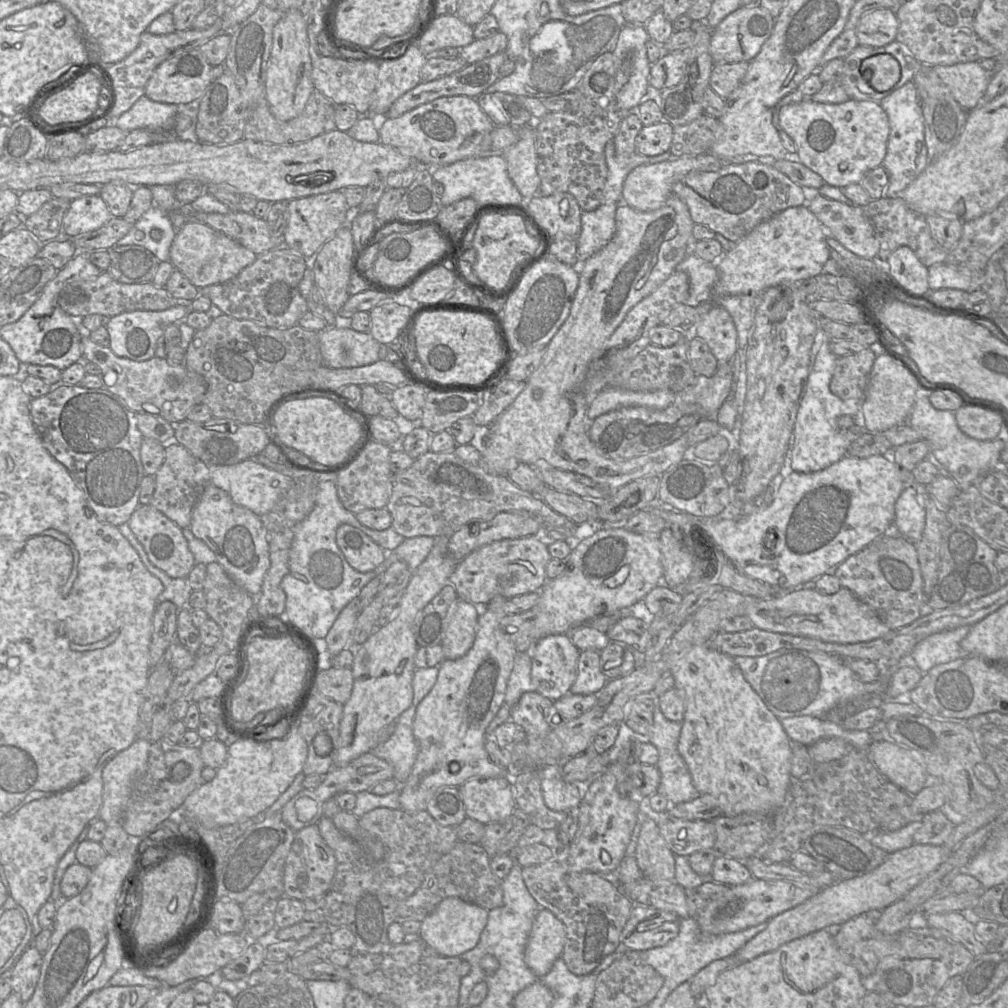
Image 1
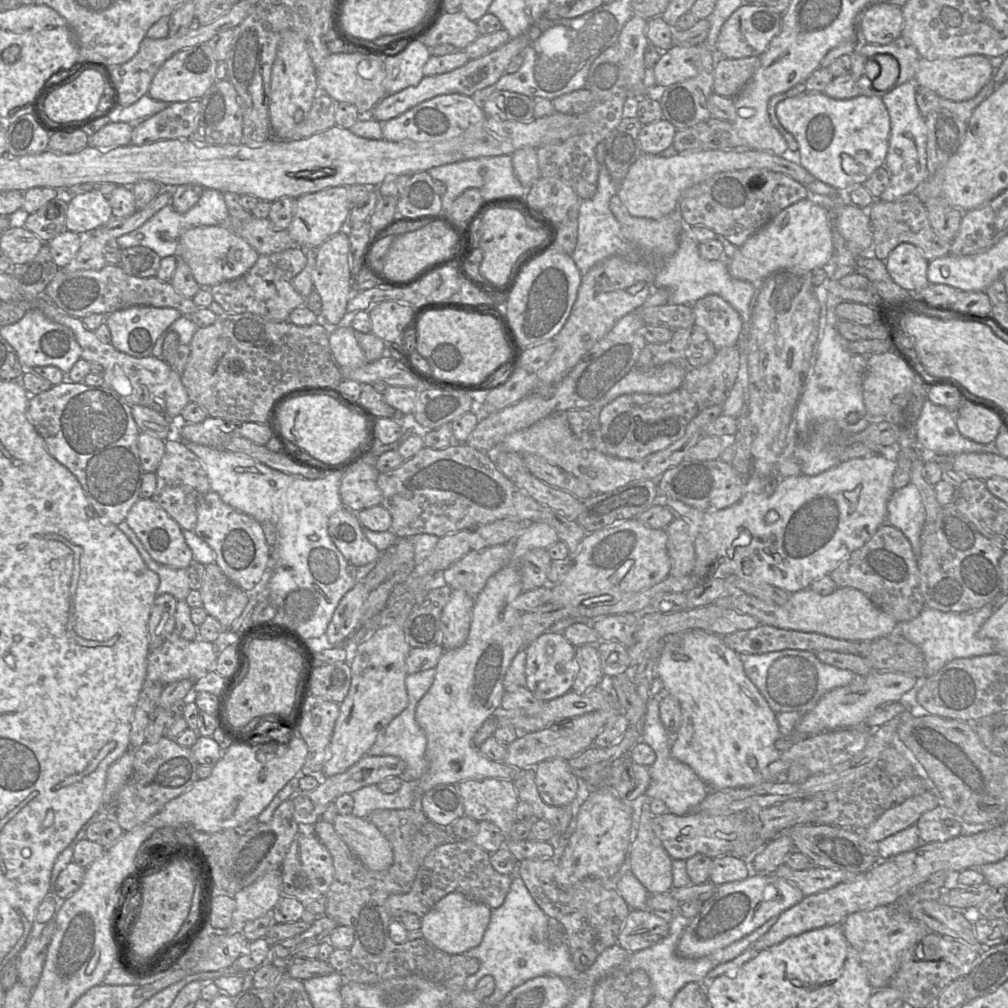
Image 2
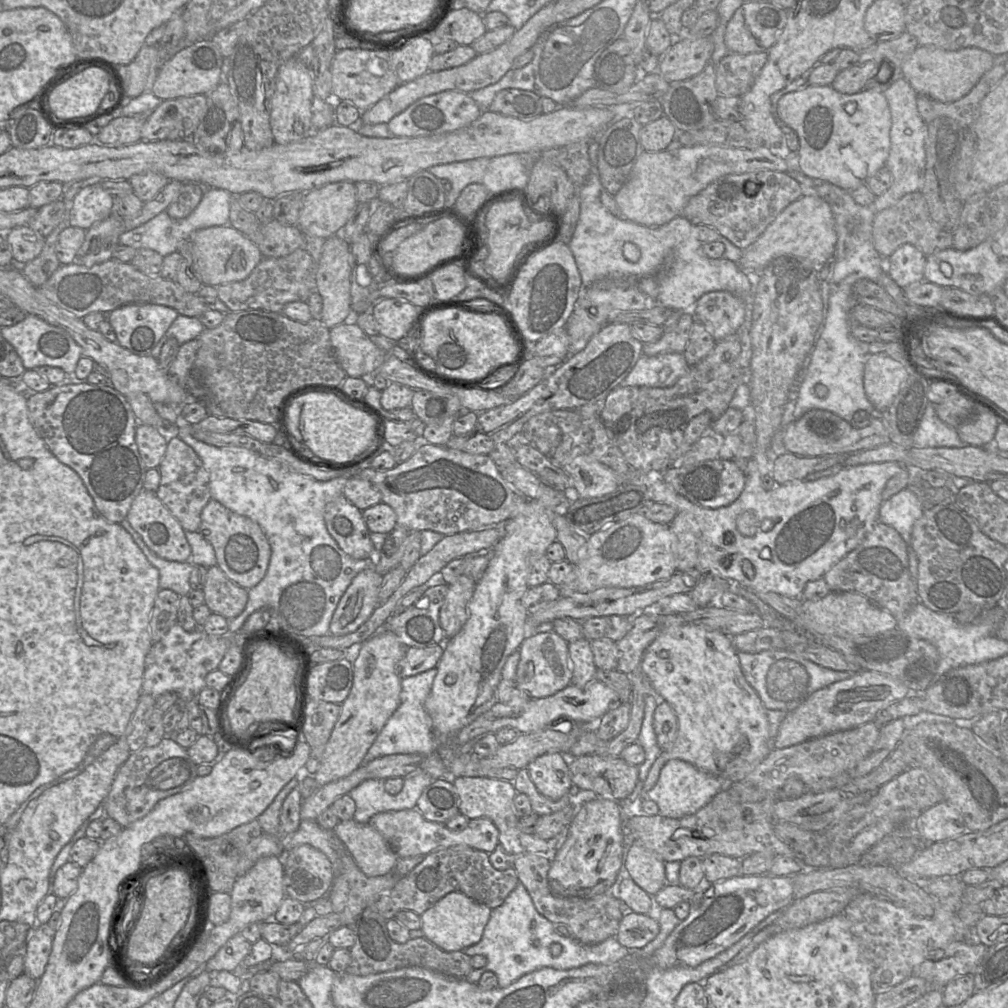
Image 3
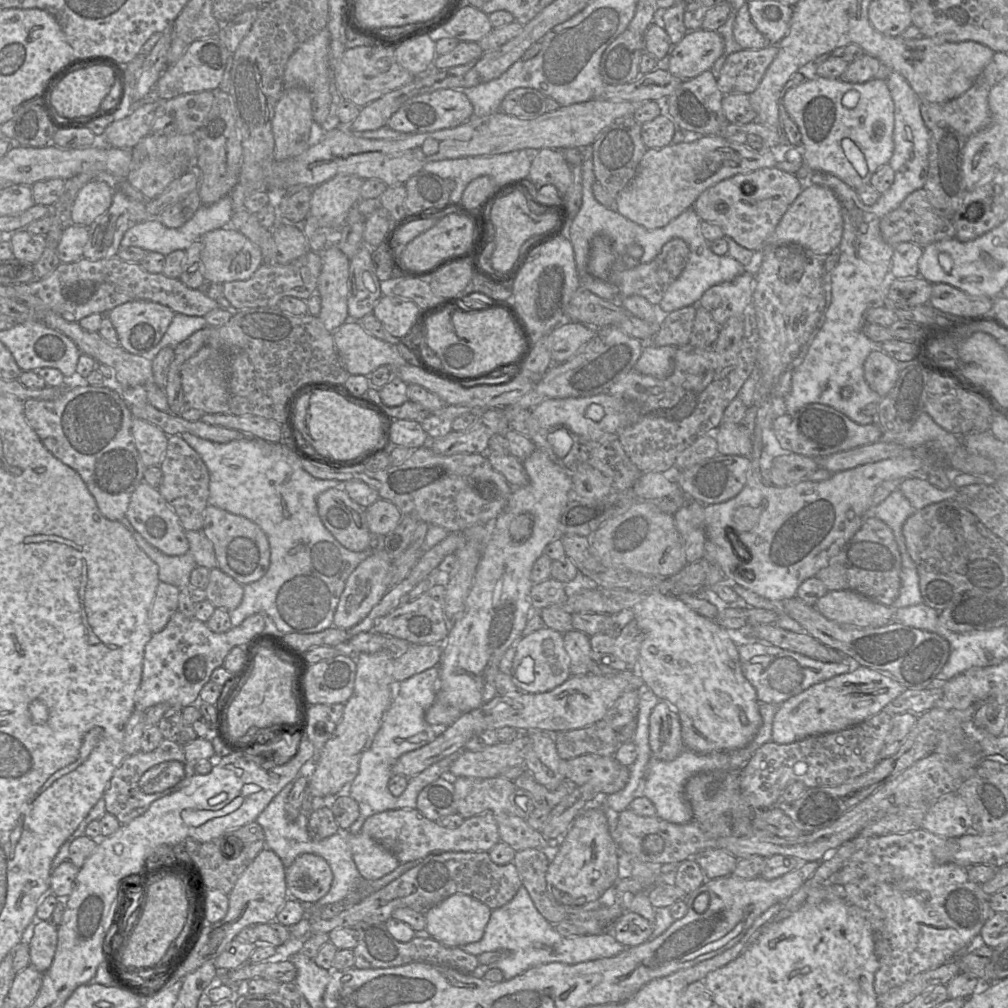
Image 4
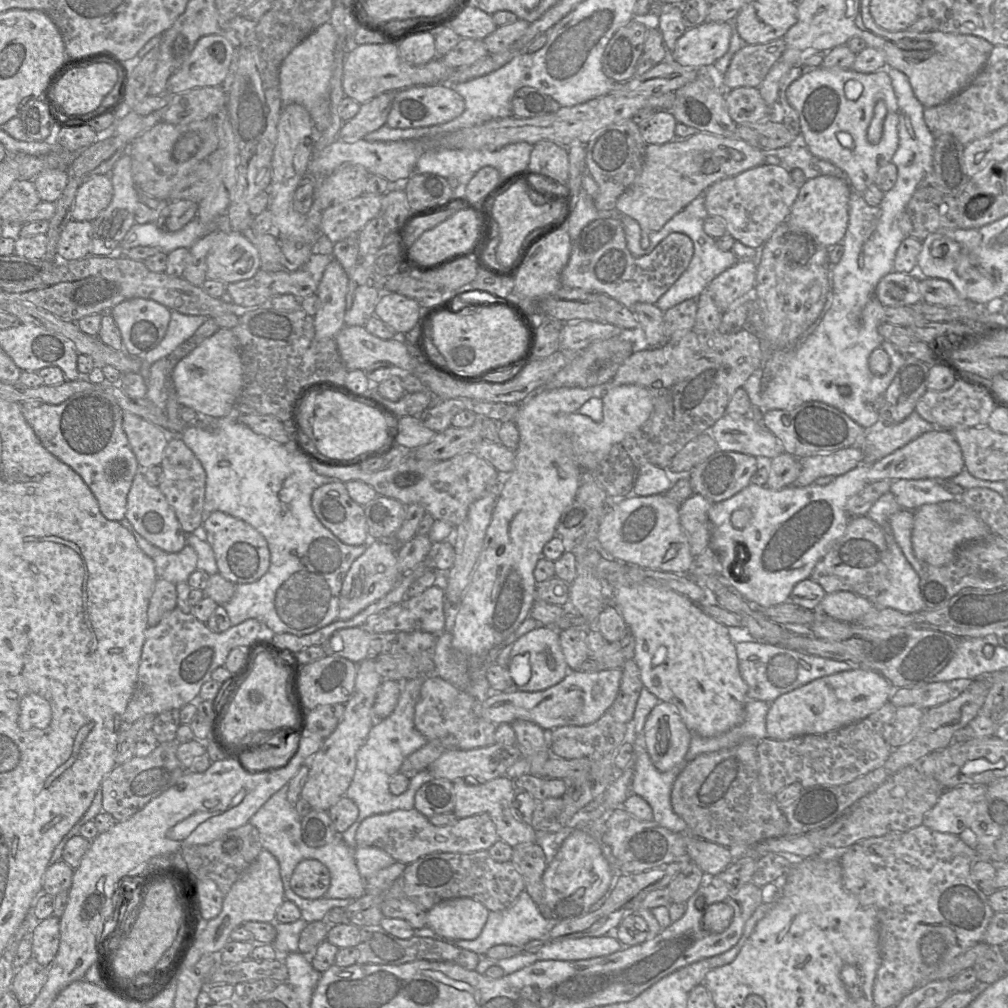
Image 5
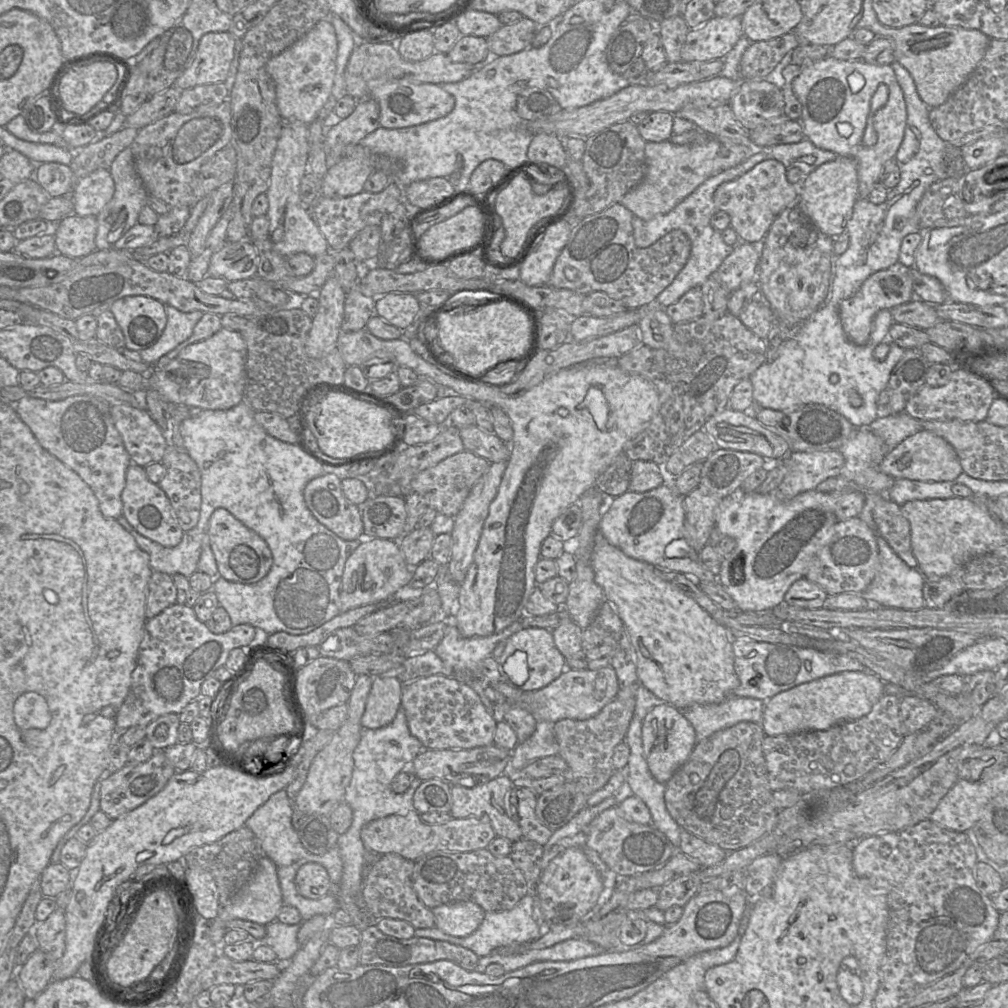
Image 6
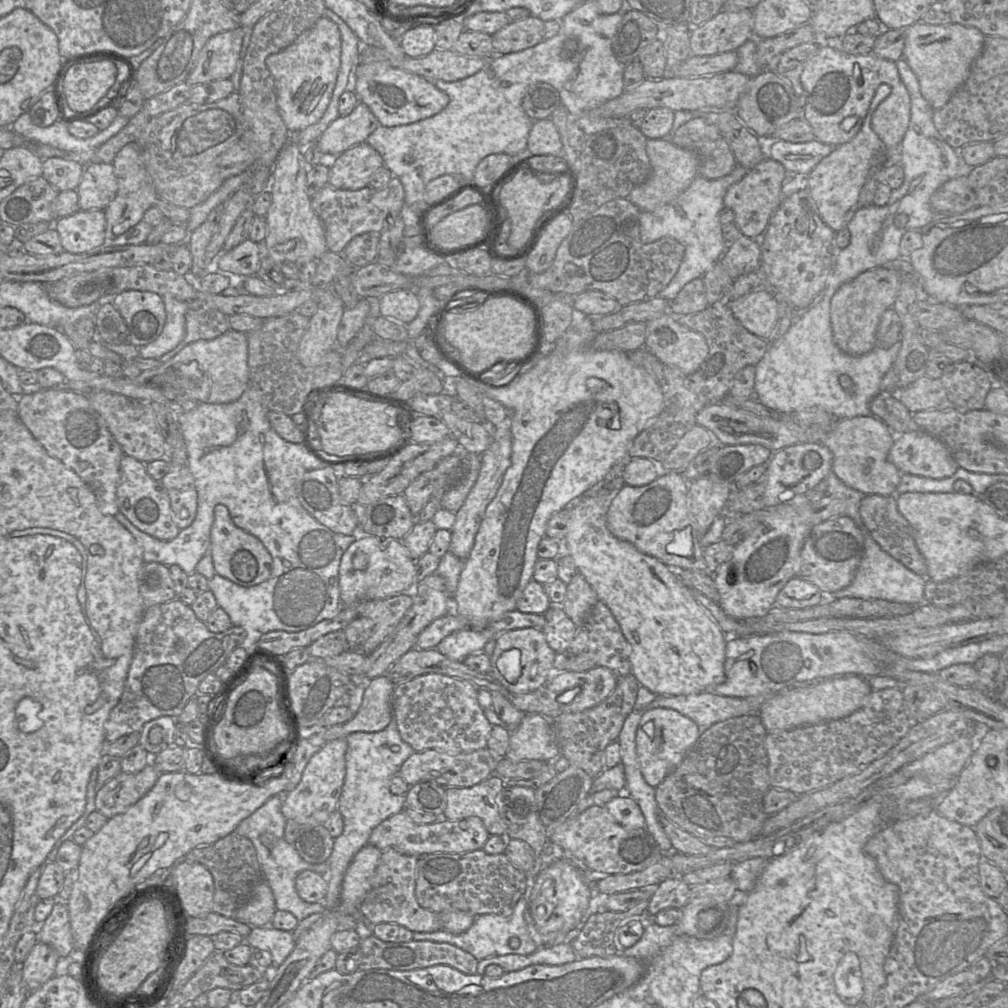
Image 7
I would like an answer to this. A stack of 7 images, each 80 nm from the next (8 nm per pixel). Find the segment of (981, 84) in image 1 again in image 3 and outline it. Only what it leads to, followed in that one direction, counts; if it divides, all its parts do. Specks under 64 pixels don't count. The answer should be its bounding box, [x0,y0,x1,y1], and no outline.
[902,46,995,103]

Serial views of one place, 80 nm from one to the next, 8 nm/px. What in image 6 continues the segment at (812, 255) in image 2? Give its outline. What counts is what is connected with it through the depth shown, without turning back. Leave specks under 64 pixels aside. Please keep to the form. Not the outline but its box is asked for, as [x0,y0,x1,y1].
[799,156,858,238]

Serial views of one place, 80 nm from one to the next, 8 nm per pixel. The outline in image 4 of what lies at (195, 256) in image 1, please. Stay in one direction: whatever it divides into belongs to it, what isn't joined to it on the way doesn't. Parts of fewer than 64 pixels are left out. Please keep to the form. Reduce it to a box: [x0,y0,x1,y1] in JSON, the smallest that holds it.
[200,225,263,284]

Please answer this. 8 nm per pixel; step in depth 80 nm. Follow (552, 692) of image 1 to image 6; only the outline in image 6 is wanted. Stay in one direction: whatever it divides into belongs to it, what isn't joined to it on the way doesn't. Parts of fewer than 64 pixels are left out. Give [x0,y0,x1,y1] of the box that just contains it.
[497,628,567,691]

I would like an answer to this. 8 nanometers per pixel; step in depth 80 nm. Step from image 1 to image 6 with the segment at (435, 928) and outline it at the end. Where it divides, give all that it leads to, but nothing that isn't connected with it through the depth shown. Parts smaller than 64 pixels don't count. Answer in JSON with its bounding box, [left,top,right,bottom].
[431,901,486,937]

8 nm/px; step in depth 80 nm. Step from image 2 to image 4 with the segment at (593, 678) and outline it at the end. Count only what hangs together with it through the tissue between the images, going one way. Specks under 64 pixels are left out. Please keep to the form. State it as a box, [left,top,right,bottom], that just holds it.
[563,630,591,675]

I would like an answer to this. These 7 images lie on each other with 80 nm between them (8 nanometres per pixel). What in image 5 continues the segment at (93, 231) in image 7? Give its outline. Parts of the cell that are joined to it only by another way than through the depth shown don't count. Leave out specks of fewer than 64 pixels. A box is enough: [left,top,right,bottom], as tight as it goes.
[56,220,92,261]

